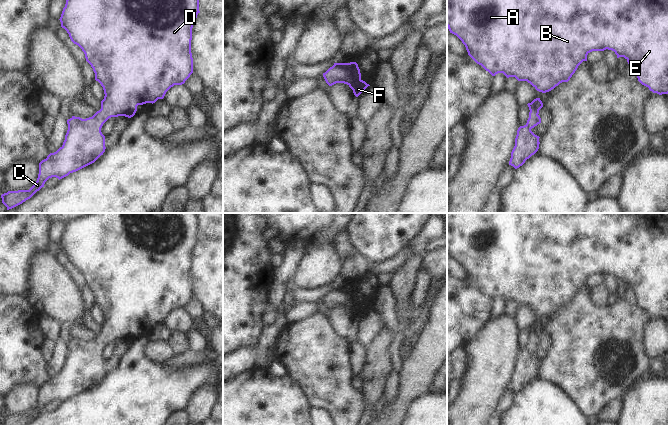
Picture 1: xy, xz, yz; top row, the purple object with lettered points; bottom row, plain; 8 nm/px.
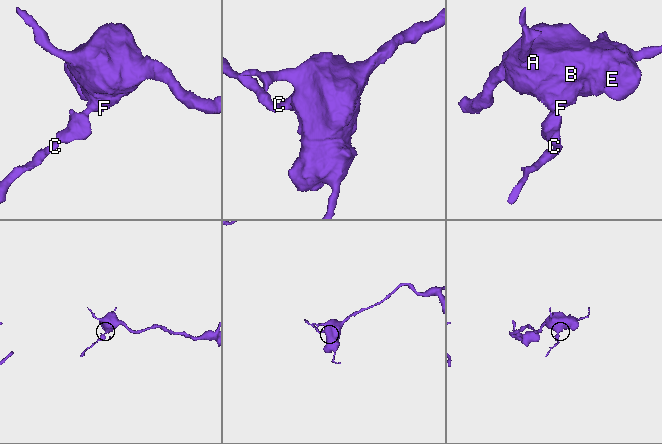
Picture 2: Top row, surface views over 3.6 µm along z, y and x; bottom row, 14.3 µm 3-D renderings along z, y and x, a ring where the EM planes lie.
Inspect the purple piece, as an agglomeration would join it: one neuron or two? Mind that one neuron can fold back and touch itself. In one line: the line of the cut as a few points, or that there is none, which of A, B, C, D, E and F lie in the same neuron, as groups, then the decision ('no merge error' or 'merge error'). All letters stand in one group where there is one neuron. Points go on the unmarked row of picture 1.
cut none; groups A B C D E F; no merge error

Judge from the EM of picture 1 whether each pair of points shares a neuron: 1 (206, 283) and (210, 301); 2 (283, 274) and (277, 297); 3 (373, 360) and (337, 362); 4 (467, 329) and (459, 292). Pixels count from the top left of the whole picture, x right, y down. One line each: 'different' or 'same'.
1: same
2: same
3: different
4: same

